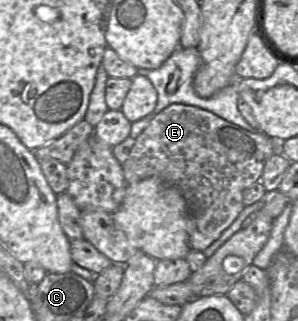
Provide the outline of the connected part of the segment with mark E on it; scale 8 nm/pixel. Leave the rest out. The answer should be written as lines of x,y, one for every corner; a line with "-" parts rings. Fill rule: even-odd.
173,103
166,108
164,108
161,112
159,112
149,123
149,125
140,133
140,135
135,139
135,144
131,149
129,157
122,164
123,175
126,183
134,184
143,179
149,177
157,177
161,179
164,183
172,185
176,187
183,198
185,199
187,212
188,212
188,233
189,233
189,247
190,250
198,250
203,251
208,246
210,246
215,240
219,238
221,233
227,229
231,223
236,219
241,210
243,209
243,191
250,187
257,181
260,181
263,168
267,160
278,150
278,144
281,142
277,142
273,138
269,137
262,131
248,131
236,124
233,124
216,114
198,108
196,106
185,105
180,103

